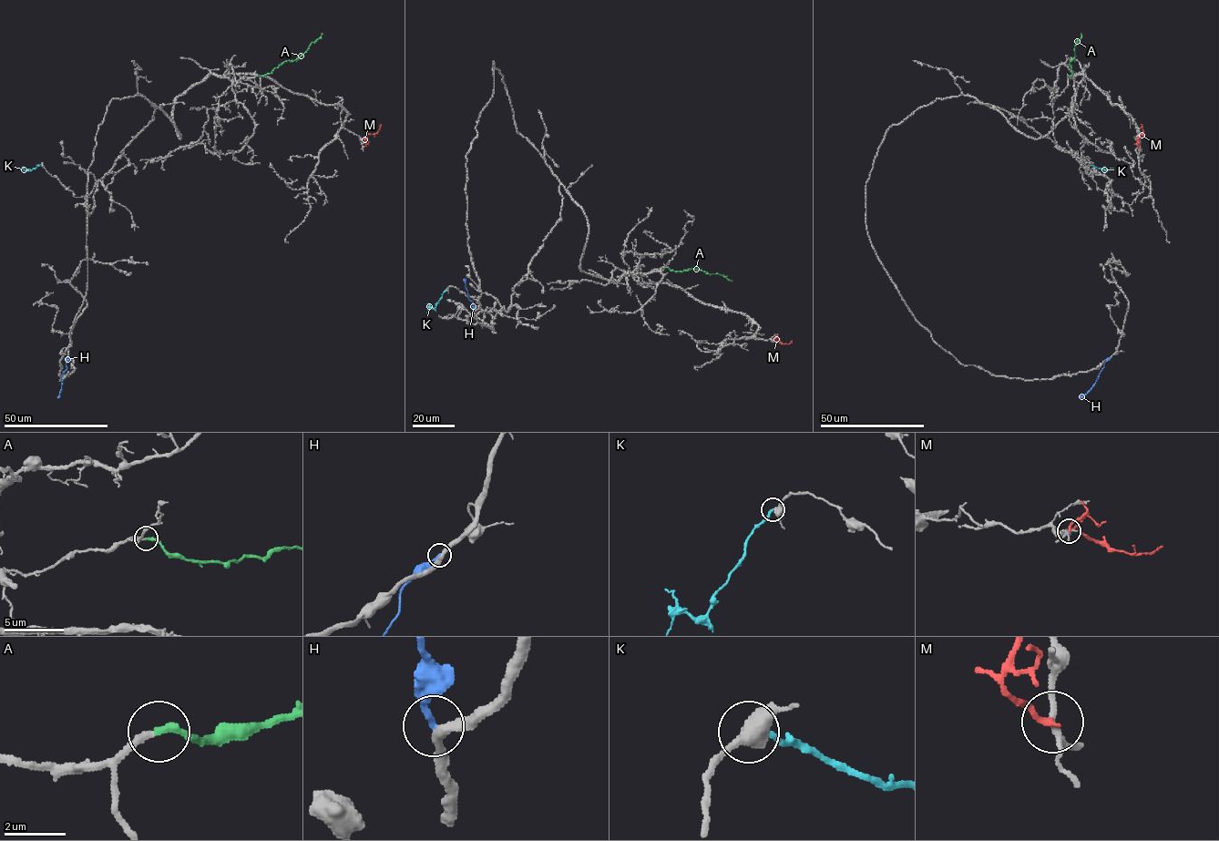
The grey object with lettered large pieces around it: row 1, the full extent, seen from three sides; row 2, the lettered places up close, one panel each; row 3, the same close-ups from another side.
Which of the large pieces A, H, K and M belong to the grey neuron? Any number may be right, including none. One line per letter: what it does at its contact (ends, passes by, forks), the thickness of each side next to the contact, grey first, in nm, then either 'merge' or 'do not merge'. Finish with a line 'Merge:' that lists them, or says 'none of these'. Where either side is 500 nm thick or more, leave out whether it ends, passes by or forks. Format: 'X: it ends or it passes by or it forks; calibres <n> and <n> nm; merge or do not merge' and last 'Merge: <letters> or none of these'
A: it ends; calibres 240 and 260 nm; merge
H: it ends; calibres 300 and 180 nm; do not merge
K: calibres 500 and 200 nm; do not merge
M: it ends; calibres 160 and 160 nm; do not merge
Merge: A

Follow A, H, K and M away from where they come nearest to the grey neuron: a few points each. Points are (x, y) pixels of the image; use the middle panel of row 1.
A: (666, 267), (677, 271), (692, 268), (732, 280)
H: (474, 310), (464, 278)
K: (446, 289), (435, 306), (430, 307), (426, 312)
M: (773, 340), (777, 336), (775, 339), (779, 343), (786, 344), (792, 341)

